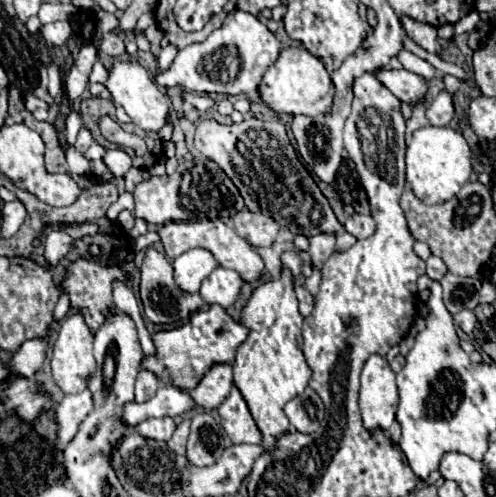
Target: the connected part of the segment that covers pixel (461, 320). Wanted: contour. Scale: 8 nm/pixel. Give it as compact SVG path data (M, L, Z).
M460 311L460 313L456 313L454 315L454 323L464 331L464 333L472 333L472 329L474 329L474 325L476 325L476 315L474 315L474 311Z

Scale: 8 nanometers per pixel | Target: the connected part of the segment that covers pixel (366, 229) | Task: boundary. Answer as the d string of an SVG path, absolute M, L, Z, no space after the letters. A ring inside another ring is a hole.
M358 213L350 217L348 231L350 231L356 239L366 239L366 237L370 237L370 235L374 233L374 229L376 229L376 223L374 223L372 217L368 217L368 215L358 215Z

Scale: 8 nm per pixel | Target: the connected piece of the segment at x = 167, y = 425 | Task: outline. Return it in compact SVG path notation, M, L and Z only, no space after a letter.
M164 417L164 419L146 419L144 423L138 423L132 431L136 431L138 435L144 435L146 439L168 441L174 429L176 429L176 423L172 421L172 417Z

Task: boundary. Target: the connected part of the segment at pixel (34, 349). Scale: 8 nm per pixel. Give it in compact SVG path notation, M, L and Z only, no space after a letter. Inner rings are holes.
M48 337L22 343L22 347L14 353L12 361L8 363L10 377L16 377L16 375L32 377L42 367L44 357L46 357L46 349L48 349Z

